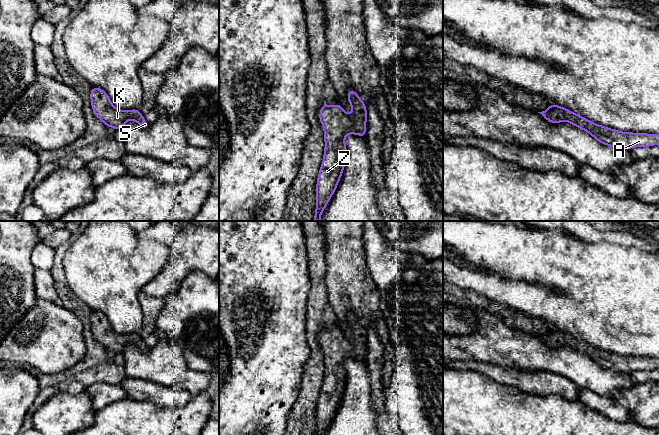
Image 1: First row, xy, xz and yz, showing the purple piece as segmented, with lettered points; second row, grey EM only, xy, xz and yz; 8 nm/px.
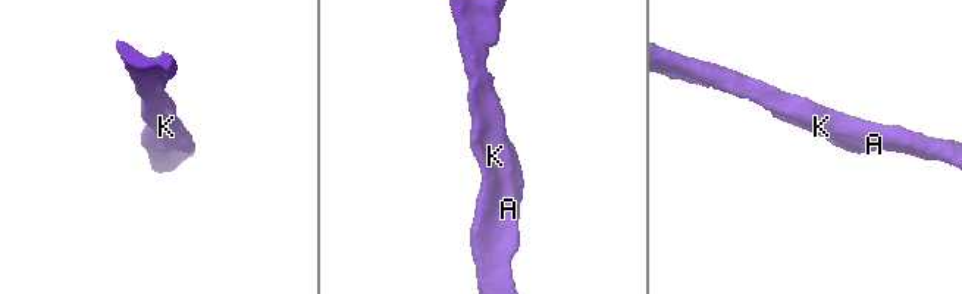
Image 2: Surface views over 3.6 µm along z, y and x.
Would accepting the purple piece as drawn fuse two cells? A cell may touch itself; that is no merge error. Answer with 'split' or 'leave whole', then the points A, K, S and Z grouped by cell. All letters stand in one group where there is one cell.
leave whole | A K S Z

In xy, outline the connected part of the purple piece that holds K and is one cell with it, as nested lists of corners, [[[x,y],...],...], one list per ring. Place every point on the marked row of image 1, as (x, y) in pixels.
[[[92,87],[90,92],[91,107],[94,115],[107,127],[123,129],[128,120],[137,122],[142,128],[149,126],[139,109],[120,110],[116,108],[108,94],[99,87]]]

